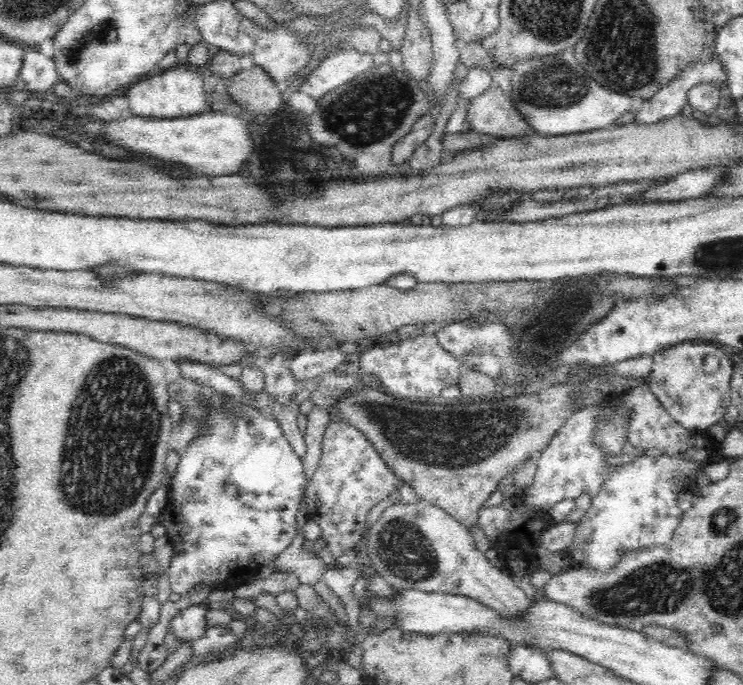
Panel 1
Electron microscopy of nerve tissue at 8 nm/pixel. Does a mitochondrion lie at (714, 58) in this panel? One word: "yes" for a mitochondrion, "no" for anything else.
no

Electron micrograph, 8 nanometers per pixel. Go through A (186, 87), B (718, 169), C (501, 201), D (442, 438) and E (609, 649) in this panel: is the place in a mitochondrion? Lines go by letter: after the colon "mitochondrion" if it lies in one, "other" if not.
A: other
B: other
C: mitochondrion
D: mitochondrion
E: other

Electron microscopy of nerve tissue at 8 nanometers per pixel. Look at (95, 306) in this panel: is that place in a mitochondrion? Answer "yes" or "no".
no

